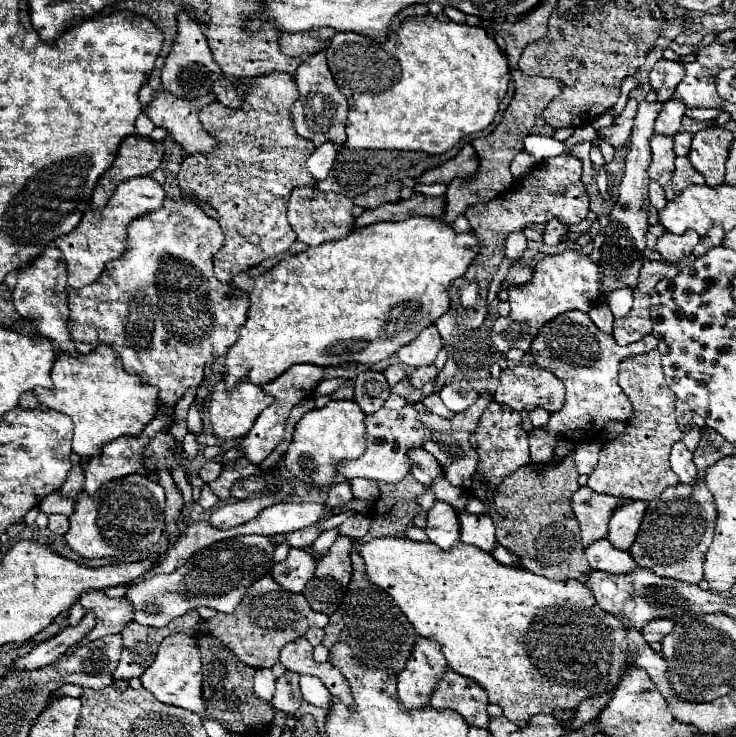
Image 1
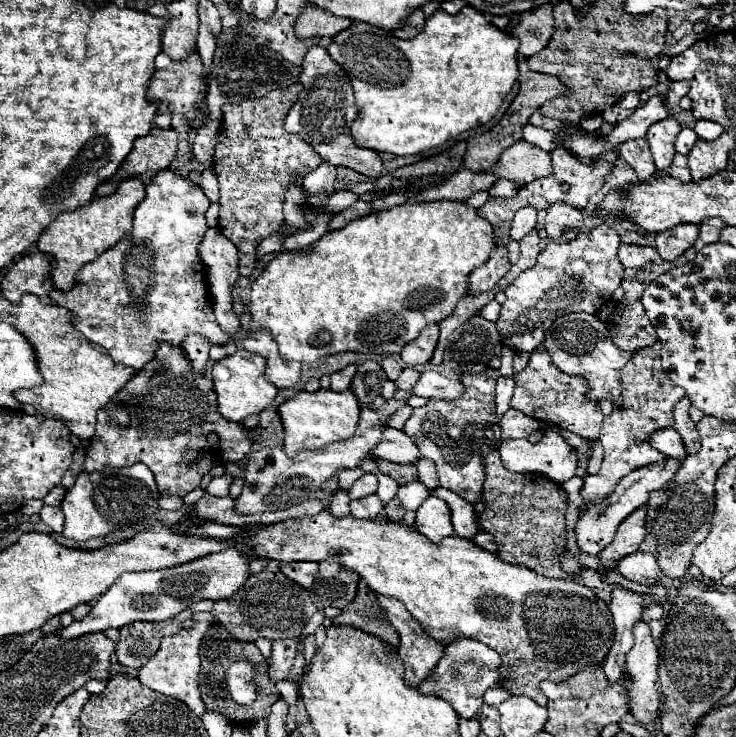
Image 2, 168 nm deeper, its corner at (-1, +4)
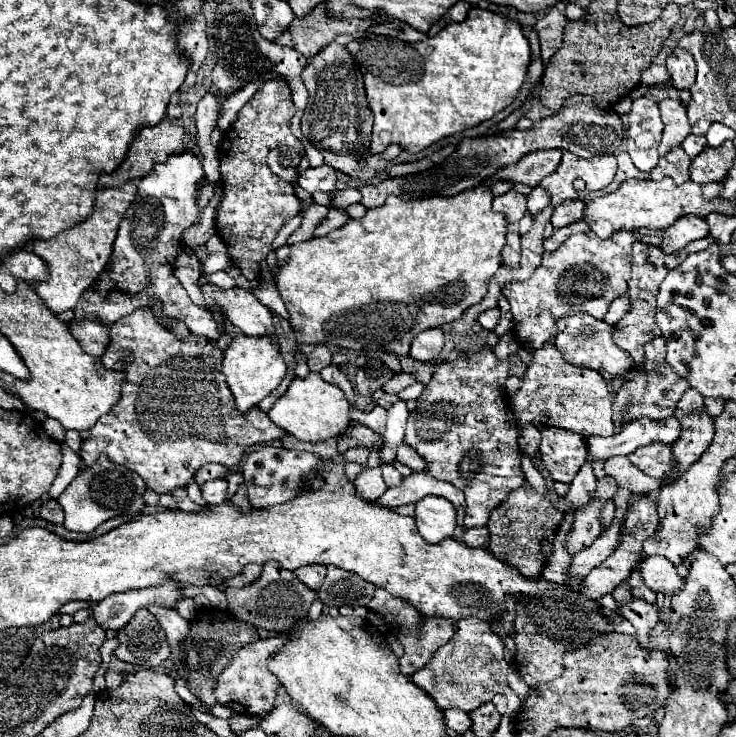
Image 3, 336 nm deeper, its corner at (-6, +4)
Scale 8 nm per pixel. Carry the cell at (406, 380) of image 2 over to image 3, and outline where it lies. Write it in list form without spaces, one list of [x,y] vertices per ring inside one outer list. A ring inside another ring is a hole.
[[[396,373],[390,381],[386,381],[386,385],[382,385],[382,391],[392,393],[392,395],[398,395],[398,393],[400,393],[404,387],[408,387],[410,383],[414,383],[414,375]]]

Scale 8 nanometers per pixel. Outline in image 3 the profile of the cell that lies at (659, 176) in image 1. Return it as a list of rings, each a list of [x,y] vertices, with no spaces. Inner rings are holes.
[[[664,99],[658,105],[662,113],[662,123],[664,123],[664,135],[662,135],[658,153],[664,155],[670,149],[678,147],[686,139],[686,135],[690,135],[690,123],[686,117],[686,105],[682,101]]]

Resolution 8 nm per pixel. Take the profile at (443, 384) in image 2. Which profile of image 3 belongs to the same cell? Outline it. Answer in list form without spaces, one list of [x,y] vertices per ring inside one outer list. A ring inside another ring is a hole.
[[[414,383],[414,385],[410,385],[410,387],[406,387],[400,395],[398,395],[398,399],[400,401],[410,401],[410,399],[418,399],[420,395],[422,395],[422,391],[424,391],[424,385],[422,383]]]

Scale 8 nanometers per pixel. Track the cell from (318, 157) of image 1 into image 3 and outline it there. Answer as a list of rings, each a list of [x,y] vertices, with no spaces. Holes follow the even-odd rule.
[[[328,165],[310,167],[310,169],[302,171],[302,175],[298,179],[298,187],[302,187],[308,193],[316,193],[316,191],[332,193],[336,189],[336,171]]]

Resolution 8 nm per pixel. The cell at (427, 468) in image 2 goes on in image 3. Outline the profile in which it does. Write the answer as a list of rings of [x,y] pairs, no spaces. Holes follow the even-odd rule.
[[[402,443],[402,445],[398,447],[398,451],[396,451],[396,459],[398,459],[402,465],[410,467],[412,471],[426,471],[426,463],[424,463],[424,459],[422,459],[412,447],[408,447],[406,443]]]

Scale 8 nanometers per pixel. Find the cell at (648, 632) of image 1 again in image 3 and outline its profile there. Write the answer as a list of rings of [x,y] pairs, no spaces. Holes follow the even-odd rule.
[[[640,563],[636,565],[636,569],[632,571],[630,579],[628,579],[628,585],[630,585],[630,591],[634,597],[640,597],[648,603],[656,603],[656,593],[652,589],[646,587],[646,583],[642,581],[642,575],[640,575]]]

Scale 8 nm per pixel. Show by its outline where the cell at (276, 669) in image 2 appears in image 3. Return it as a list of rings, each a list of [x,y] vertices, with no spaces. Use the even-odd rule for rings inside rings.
[[[276,635],[276,637],[260,639],[256,643],[242,647],[234,655],[230,665],[222,671],[222,675],[218,675],[218,679],[216,679],[216,687],[214,687],[216,701],[220,705],[230,707],[232,711],[244,711],[244,713],[252,713],[252,715],[270,711],[274,707],[274,695],[280,689],[280,681],[266,669],[266,659],[272,657],[276,651],[280,651],[284,643],[286,643],[286,637]]]

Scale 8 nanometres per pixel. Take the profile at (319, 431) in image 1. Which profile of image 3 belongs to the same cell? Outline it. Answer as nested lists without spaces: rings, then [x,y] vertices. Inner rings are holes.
[[[308,373],[306,379],[296,377],[290,383],[290,387],[270,407],[268,417],[278,427],[282,427],[288,435],[292,435],[292,437],[296,437],[300,441],[308,441],[308,443],[318,443],[318,441],[326,441],[330,437],[336,437],[350,423],[346,395],[336,385],[326,383],[320,377],[320,373]]]

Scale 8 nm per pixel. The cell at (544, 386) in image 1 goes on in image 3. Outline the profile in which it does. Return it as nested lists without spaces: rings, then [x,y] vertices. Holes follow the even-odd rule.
[[[546,343],[532,353],[532,363],[522,377],[520,391],[512,397],[512,411],[520,423],[538,419],[546,427],[570,429],[584,435],[614,435],[612,395],[598,371],[574,367],[562,359],[556,345]]]

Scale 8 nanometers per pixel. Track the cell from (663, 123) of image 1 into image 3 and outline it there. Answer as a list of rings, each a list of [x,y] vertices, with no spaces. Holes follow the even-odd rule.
[[[676,47],[666,59],[666,69],[670,71],[672,85],[676,89],[690,89],[692,87],[692,83],[696,79],[696,63],[688,51]]]

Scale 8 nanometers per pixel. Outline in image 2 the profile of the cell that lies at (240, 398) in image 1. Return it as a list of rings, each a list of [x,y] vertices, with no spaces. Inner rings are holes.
[[[245,349],[237,351],[229,357],[223,357],[221,361],[215,363],[211,379],[213,379],[215,393],[217,393],[219,413],[225,419],[235,421],[235,423],[243,423],[245,417],[257,415],[273,403],[273,399],[277,395],[277,389],[269,381],[263,379],[263,367],[265,367],[265,359],[259,357],[259,355],[253,355]]]

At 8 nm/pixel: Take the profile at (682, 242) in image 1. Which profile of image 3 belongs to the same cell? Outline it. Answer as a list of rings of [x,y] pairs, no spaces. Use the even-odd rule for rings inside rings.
[[[682,217],[670,229],[664,231],[662,237],[662,251],[664,253],[676,253],[688,243],[708,237],[708,225],[702,217]]]

